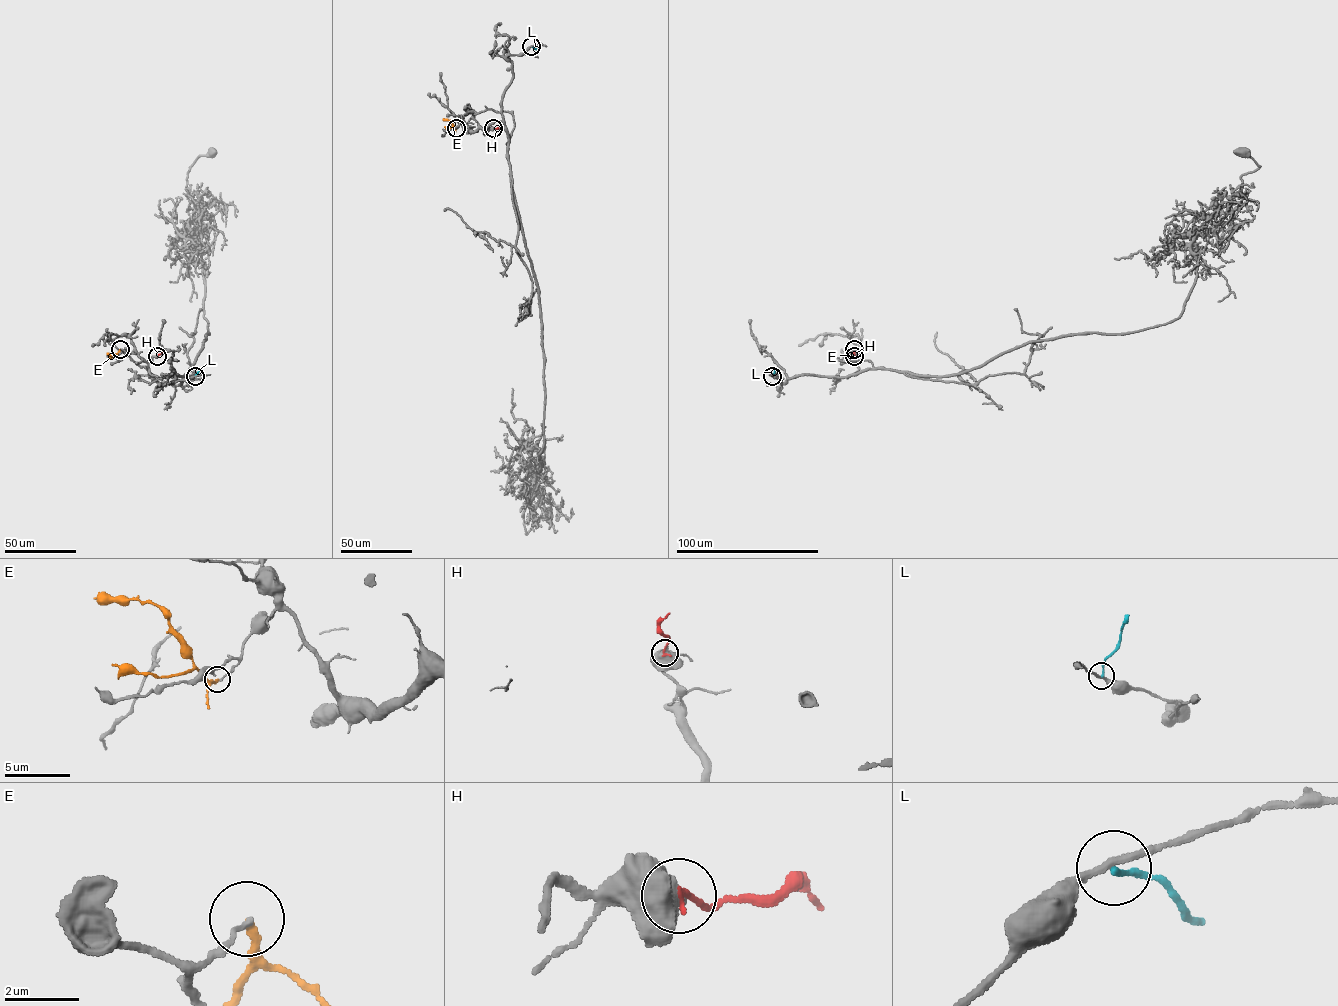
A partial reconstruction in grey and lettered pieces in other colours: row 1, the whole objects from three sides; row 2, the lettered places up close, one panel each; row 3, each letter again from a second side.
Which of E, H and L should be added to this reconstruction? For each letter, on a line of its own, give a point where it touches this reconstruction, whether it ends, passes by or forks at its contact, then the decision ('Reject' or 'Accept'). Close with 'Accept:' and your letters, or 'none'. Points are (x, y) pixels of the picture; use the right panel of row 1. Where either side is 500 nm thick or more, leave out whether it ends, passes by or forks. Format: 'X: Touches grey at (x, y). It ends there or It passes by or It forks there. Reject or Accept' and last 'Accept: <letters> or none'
E: Touches grey at (854, 349). It ends there. Reject
H: Touches grey at (854, 356). Reject
L: Touches grey at (772, 376). It ends there. Reject
Accept: none

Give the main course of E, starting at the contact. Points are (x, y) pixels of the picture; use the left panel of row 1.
E: (120, 349), (113, 355), (107, 353)

